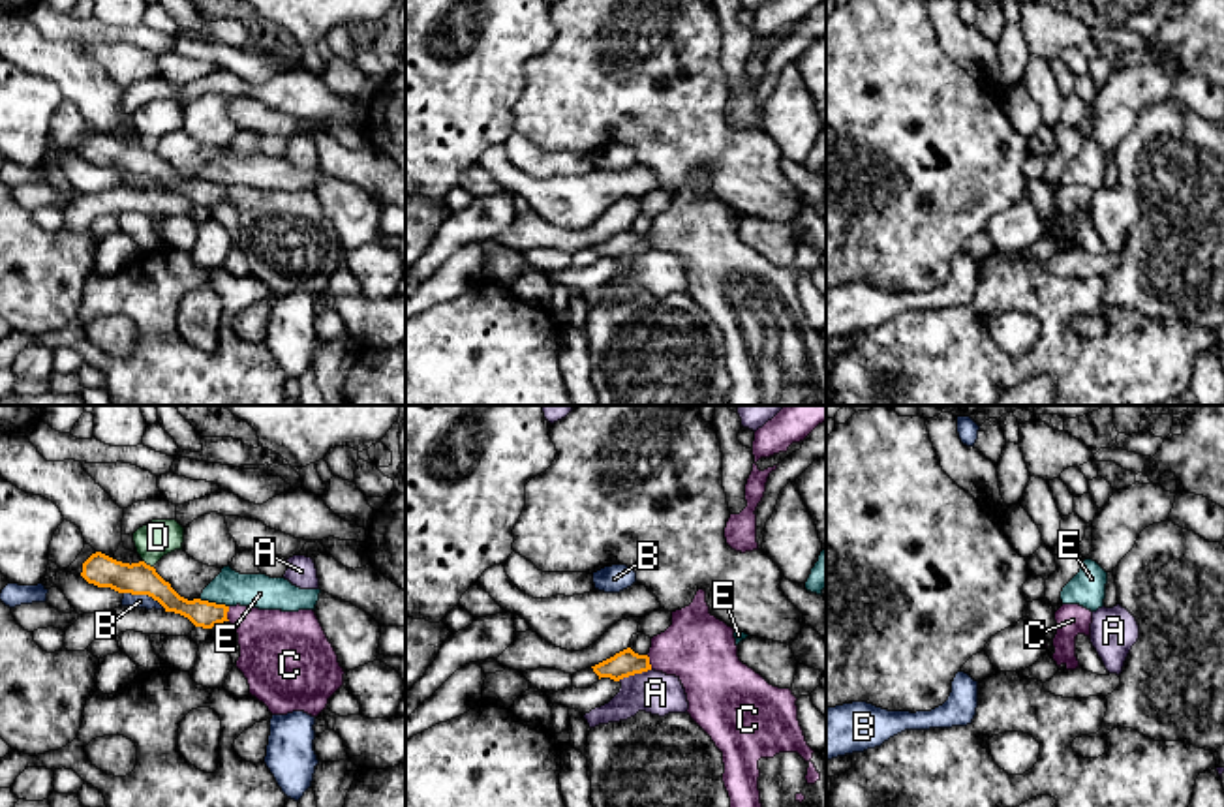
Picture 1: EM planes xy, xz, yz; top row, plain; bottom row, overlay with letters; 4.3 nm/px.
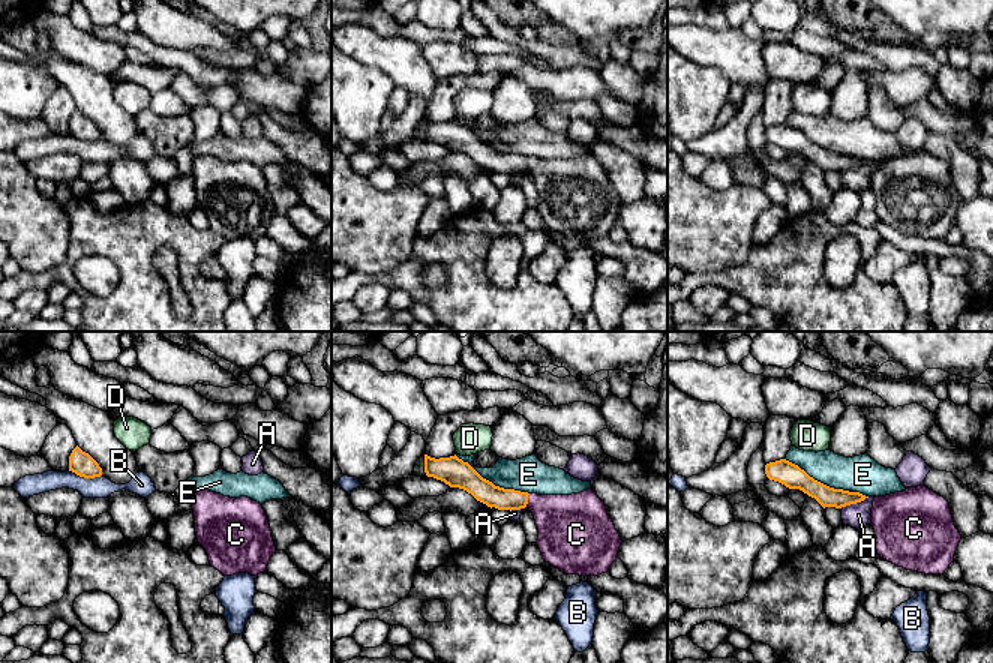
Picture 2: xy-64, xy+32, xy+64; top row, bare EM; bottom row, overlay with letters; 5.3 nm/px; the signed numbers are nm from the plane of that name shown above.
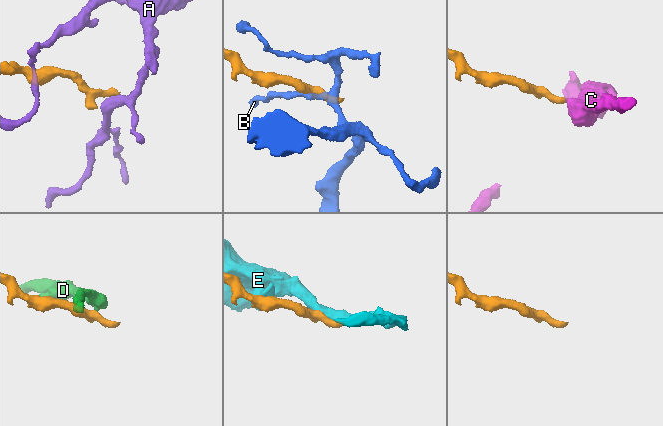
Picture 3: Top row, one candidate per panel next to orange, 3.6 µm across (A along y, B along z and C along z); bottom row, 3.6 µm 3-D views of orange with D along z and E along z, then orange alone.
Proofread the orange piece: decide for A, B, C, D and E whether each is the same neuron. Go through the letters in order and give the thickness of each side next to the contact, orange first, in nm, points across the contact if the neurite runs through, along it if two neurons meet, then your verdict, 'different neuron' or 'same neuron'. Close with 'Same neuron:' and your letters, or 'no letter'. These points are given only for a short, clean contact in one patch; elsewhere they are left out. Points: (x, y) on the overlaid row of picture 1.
A: 120/180 nm | different neuron
B: 140/60 nm | along xy (124, 592), (151, 595), (166, 609) | different neuron
C: 120/300 nm | across xy (205, 614), (226, 614), (243, 618), (275, 646) | same neuron
D: 140/160 nm | along xy (143, 560), (152, 567) | different neuron
E: 120/150 nm | different neuron
Same neuron: C

